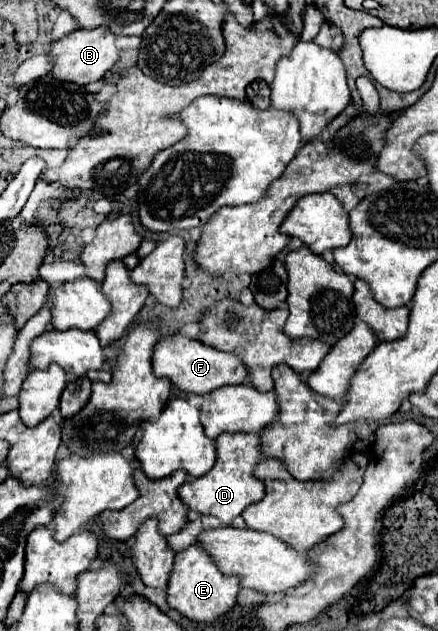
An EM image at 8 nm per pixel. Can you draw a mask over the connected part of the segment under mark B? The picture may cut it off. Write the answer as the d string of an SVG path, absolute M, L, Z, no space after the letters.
M93 28L93 30L75 30L61 40L53 42L49 48L49 54L55 56L51 74L61 82L73 82L79 86L87 86L91 82L97 82L113 68L113 64L119 60L119 52L115 46L115 34L109 32L109 28Z

